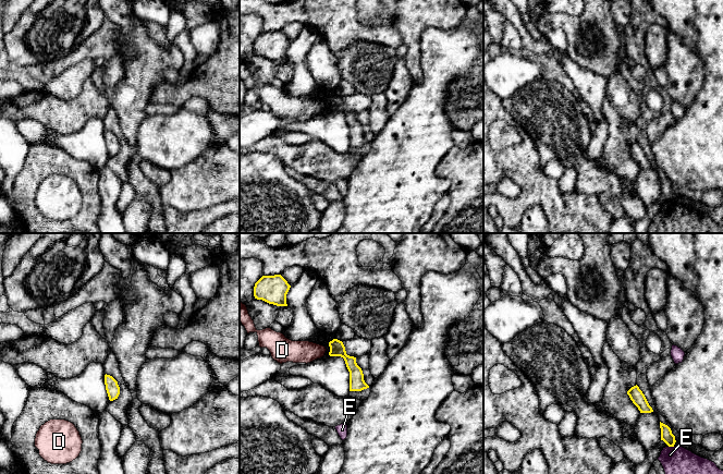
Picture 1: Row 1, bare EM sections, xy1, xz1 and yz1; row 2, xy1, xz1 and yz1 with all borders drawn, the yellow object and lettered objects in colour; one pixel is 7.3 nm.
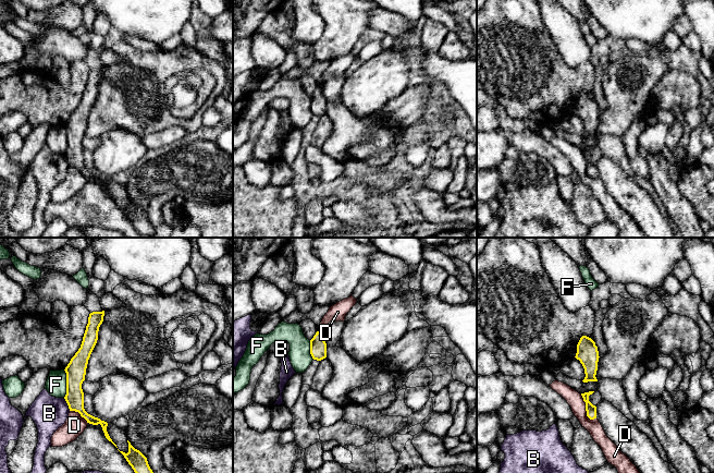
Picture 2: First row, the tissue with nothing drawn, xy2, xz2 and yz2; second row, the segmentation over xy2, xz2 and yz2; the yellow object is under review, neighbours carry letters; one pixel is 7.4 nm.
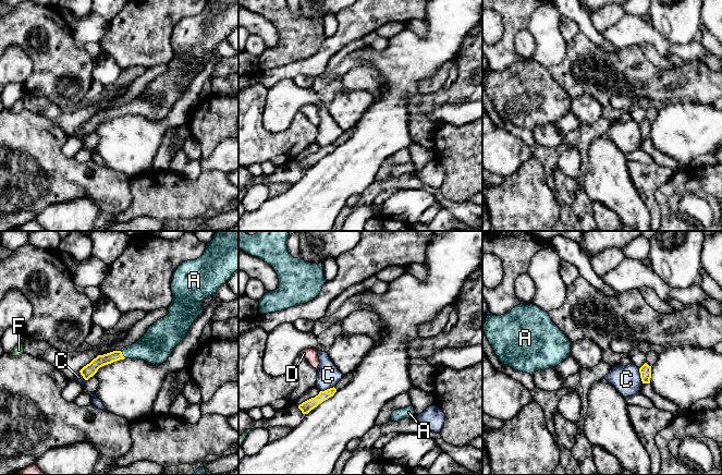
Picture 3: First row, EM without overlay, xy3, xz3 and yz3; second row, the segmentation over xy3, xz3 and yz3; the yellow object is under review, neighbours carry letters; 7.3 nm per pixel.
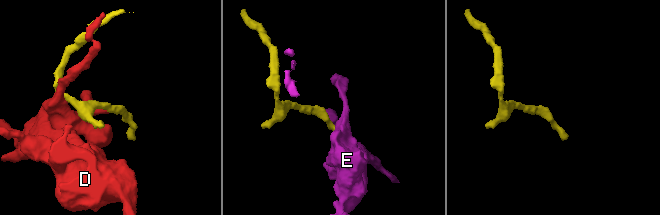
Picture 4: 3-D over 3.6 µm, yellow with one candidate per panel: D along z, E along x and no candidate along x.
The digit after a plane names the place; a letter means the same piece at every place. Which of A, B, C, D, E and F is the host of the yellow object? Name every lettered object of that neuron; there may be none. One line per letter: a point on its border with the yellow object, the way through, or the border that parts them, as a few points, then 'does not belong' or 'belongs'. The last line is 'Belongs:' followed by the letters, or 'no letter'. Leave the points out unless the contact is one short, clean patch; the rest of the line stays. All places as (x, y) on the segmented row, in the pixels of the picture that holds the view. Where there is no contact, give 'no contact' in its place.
A: meets yellow in xy3 at (122, 354); runs through xy3 (100, 361), (122, 354), (155, 346); belongs
B: meets yellow in xy2 at (68, 404); border along xy2 (63, 398), (70, 410); does not belong
C: meets yellow in yz3 at (640, 376); border along yz3 (638, 368), (643, 382); does not belong
D: meets yellow in yz2 at (586, 409); does not belong
E: meets yellow in yz1 at (671, 446); border along yz1 (669, 446), (673, 447); does not belong
F: meets yellow in xy2 at (66, 384); border along xy2 (63, 370), (65, 373), (64, 397); does not belong
Belongs: A

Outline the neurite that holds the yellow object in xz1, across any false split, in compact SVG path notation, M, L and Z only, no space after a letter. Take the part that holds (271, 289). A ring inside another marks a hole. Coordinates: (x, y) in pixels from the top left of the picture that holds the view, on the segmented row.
M281 275L262 276L254 287L254 296L269 304L287 306L286 294L291 285Z

